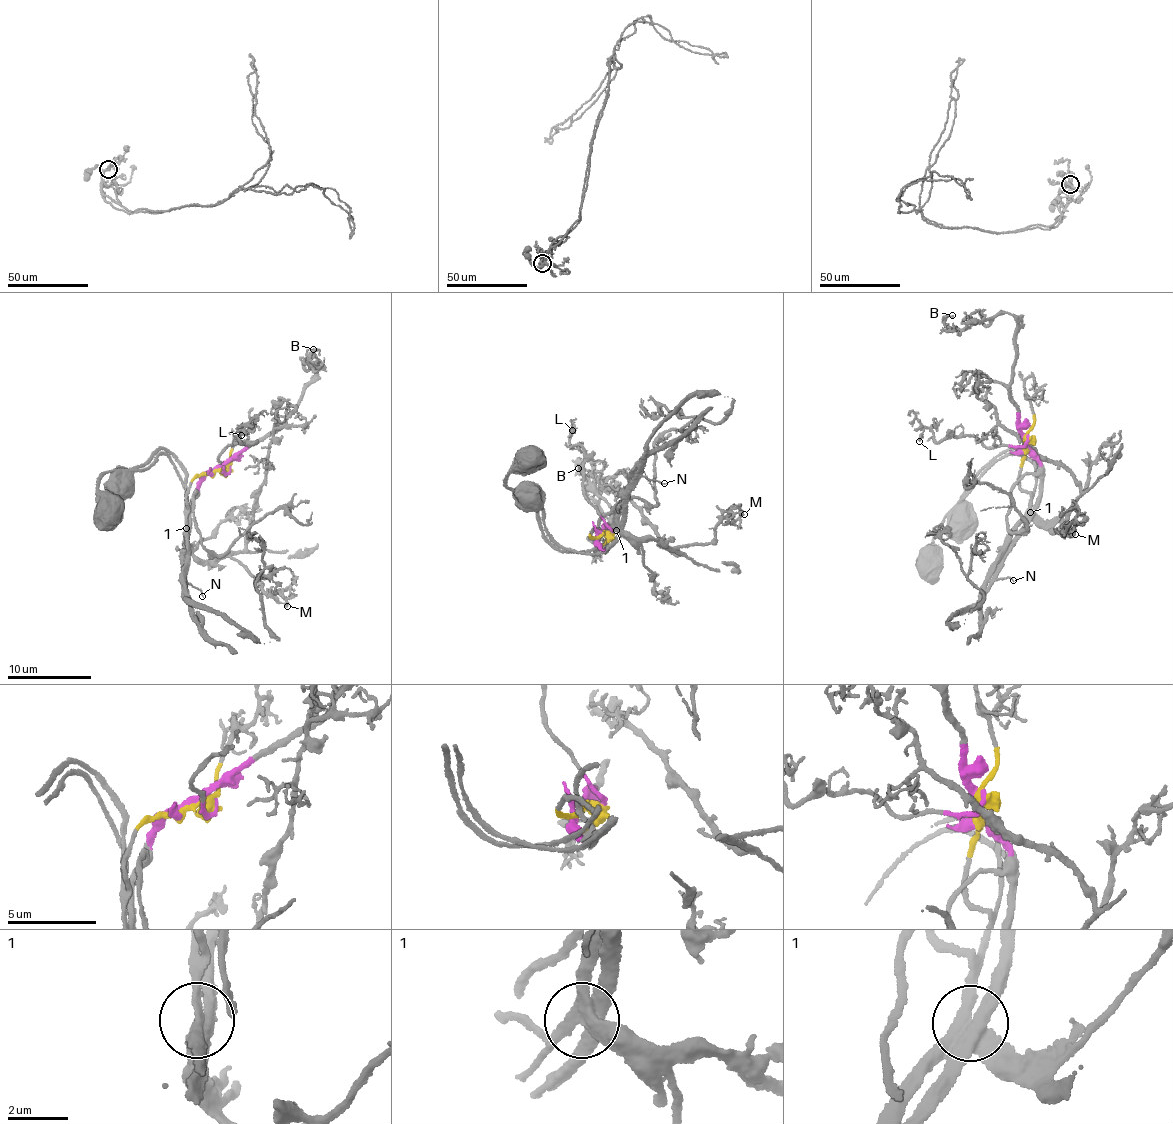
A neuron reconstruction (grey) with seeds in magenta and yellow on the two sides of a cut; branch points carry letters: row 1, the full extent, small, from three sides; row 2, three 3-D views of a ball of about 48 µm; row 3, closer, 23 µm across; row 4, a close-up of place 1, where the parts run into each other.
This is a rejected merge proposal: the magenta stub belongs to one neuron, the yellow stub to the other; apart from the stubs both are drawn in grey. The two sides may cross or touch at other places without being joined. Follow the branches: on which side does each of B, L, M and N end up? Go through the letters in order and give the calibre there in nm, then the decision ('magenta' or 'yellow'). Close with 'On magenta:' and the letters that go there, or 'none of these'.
B: 170 nm thick; magenta
L: 180 nm thick; magenta
M: 200 nm thick; yellow
N: 120 nm thick; magenta
On magenta: B, L, N

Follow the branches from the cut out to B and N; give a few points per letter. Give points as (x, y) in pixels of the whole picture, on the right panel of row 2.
B: (1025, 442), (1009, 384), (1016, 357), (1015, 319), (997, 314), (956, 329), (945, 324), (952, 315)
N: (1025, 442), (1038, 460), (1040, 504), (1005, 555), (997, 574), (996, 578), (1006, 576), (1013, 581)

